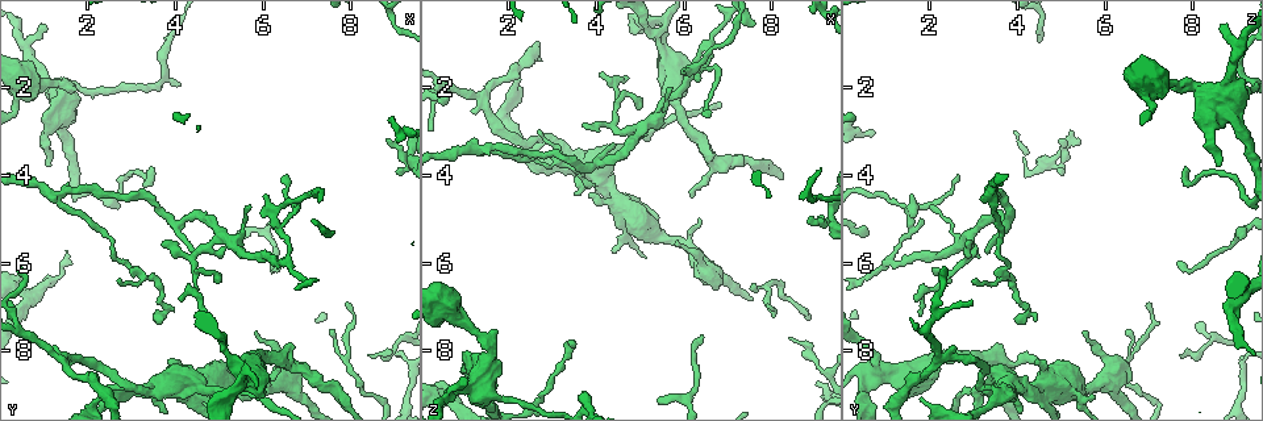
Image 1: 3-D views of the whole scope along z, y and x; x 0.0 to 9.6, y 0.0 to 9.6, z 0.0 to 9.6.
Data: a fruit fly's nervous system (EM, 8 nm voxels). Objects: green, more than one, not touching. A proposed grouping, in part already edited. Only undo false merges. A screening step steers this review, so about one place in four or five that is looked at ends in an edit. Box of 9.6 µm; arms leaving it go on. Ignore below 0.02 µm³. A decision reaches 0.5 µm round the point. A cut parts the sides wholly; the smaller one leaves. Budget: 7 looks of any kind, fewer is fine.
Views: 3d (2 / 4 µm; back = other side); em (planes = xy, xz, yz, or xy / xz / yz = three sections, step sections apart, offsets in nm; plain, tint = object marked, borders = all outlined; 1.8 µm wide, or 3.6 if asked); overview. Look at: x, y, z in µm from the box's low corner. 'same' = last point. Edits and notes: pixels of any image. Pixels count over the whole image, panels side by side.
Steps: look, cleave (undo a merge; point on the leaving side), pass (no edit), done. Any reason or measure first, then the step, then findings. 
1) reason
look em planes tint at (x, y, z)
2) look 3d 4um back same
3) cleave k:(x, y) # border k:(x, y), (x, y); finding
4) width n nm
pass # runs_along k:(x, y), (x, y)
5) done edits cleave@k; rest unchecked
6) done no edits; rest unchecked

sharp bend
look em planes tint at (1.40, 8.20, 2.35)

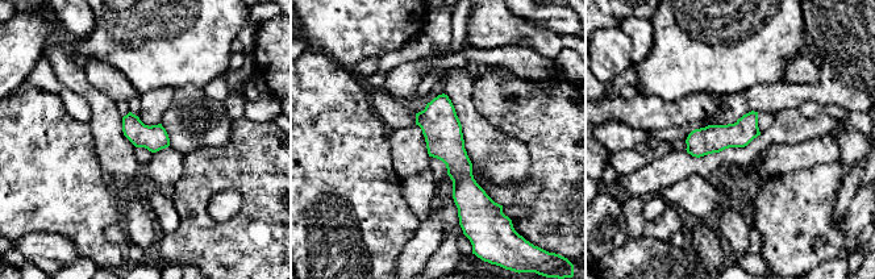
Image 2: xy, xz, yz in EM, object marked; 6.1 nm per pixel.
pass # all the same neuron

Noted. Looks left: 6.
four or more arms meet
look 3d 4um at (4.05, 8.70, 4.00)

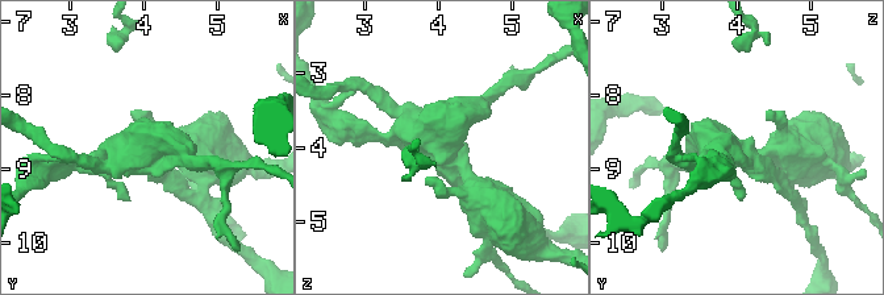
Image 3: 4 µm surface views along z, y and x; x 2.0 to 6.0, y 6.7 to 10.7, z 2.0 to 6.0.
need the tissue
look em planes tint at (4.05, 8.75, 4.00)

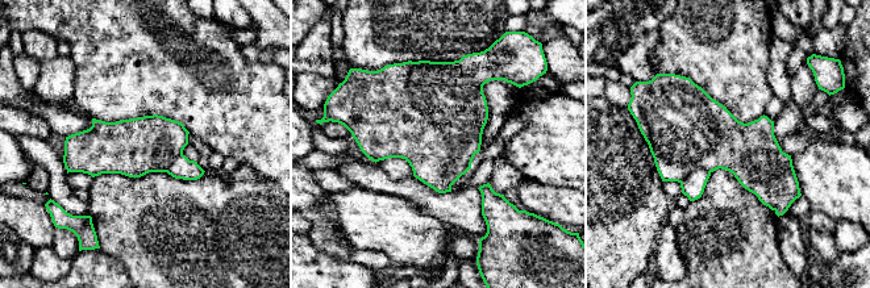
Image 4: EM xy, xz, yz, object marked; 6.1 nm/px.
cleave 4:(692, 186) # border 4:(710, 171), (694, 168), (678, 182); a second neuron is stuck on

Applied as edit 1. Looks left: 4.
sharp bend
look em 3.6um planes tint at (6.25, 4.95, 1.55)

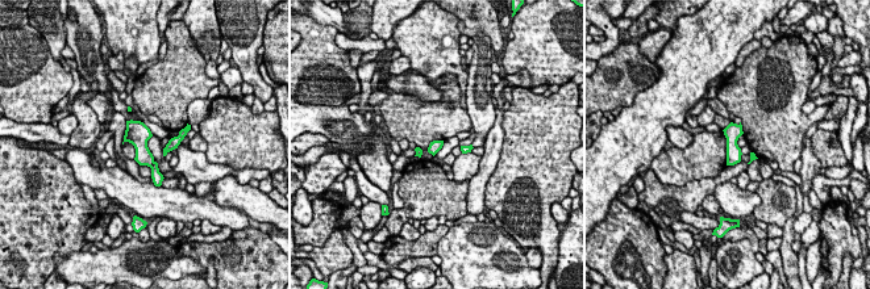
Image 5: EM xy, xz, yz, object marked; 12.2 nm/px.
cleave 5:(144, 156) # border 5:(154, 162), (150, 167); two neurons meet here

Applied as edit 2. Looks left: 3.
done edits cleave@4, cleave@5; rest unchecked

